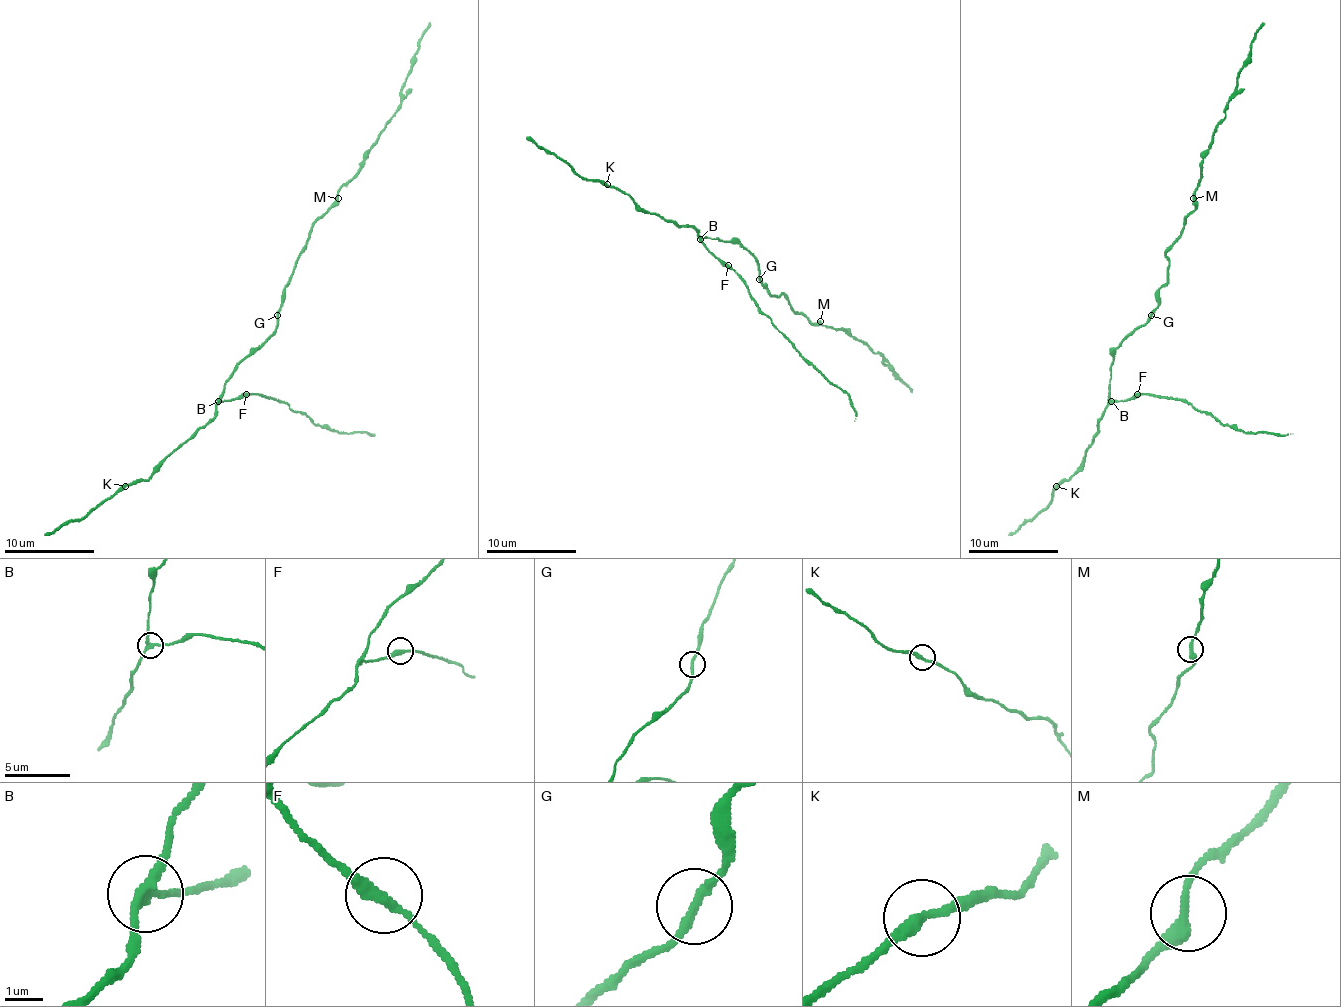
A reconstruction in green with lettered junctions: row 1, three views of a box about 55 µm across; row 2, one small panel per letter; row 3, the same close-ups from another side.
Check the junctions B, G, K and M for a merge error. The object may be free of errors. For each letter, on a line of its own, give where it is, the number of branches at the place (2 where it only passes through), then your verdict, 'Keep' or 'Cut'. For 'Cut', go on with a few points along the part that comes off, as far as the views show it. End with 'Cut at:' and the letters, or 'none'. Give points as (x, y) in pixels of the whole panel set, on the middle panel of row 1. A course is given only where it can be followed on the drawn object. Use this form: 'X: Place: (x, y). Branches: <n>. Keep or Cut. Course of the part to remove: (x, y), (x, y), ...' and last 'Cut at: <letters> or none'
B: Place: (700, 239). Branches: 3. Cut. Course of the part to remove: (701, 238), (744, 283), (750, 299), (784, 337), (849, 398), (856, 413), (854, 420)
G: Place: (759, 279). Branches: 2. Keep
K: Place: (607, 184). Branches: 2. Keep
M: Place: (820, 321). Branches: 2. Keep
Cut at: B

